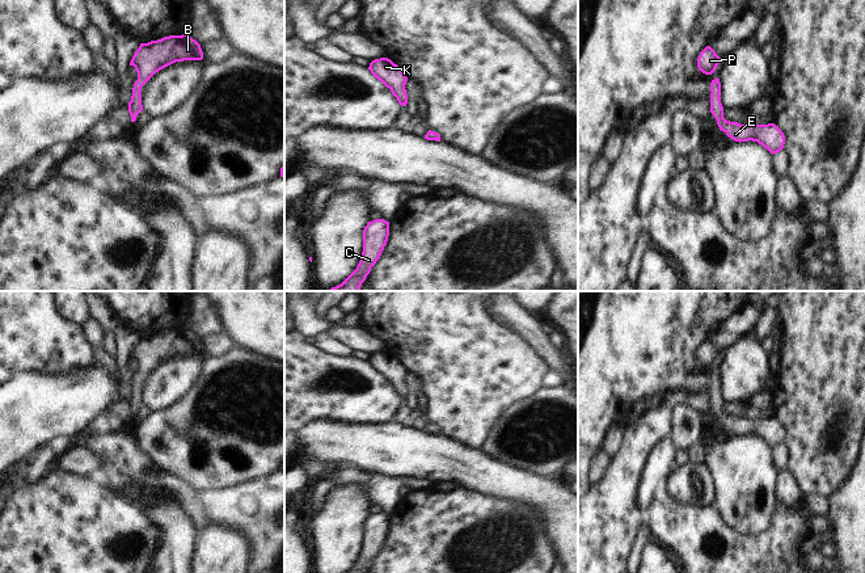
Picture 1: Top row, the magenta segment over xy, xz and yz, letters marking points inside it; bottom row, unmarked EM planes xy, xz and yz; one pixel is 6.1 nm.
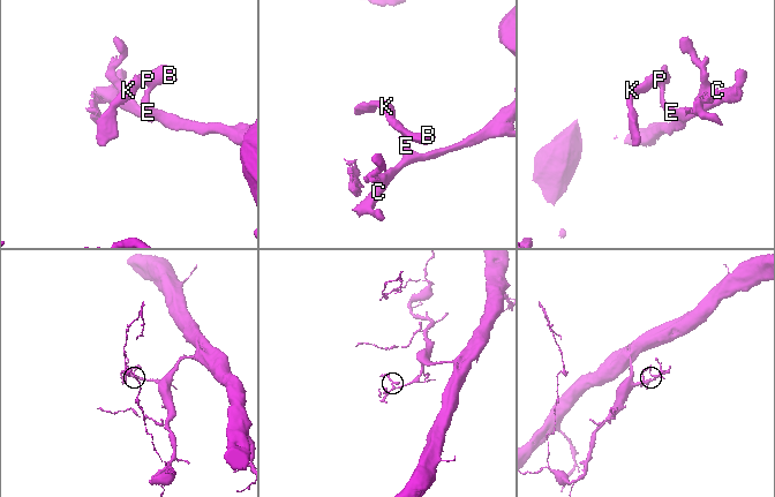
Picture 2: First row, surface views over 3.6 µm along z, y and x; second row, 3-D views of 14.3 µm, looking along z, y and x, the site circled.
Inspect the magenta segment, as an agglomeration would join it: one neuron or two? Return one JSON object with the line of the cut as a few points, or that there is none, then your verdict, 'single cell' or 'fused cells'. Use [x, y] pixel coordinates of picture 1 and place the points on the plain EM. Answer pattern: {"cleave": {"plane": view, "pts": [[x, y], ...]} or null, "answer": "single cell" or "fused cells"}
{"cleave": null, "answer": "single cell"}

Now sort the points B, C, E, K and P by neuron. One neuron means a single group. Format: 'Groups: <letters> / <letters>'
Groups: B C E K P.

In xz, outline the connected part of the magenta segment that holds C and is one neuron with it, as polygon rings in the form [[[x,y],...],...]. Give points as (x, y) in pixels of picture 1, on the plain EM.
[[[375,513],[363,523],[363,545],[356,563],[346,573],[366,573],[380,552],[389,530],[389,515]]]

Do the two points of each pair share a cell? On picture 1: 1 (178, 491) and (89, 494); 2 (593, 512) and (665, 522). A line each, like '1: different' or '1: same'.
1: different
2: different

